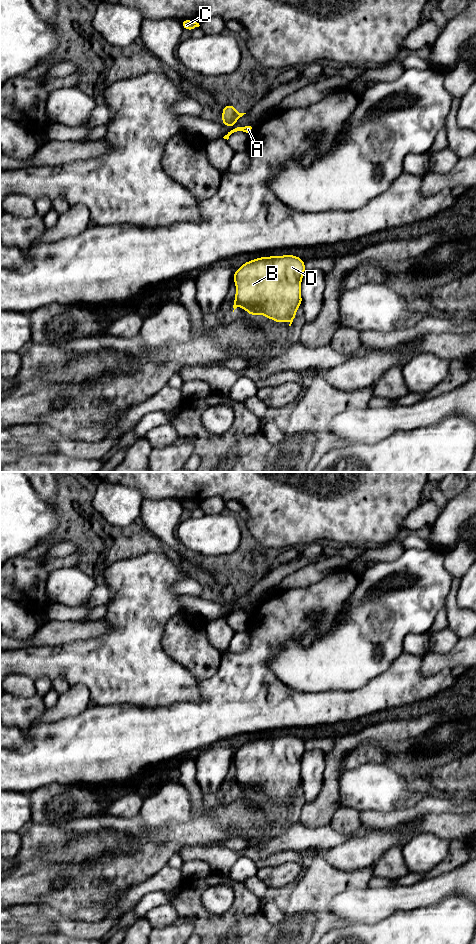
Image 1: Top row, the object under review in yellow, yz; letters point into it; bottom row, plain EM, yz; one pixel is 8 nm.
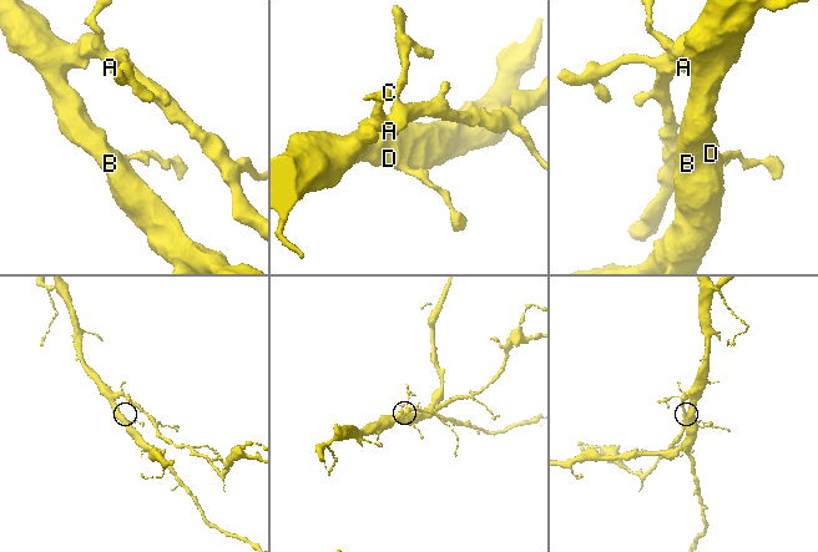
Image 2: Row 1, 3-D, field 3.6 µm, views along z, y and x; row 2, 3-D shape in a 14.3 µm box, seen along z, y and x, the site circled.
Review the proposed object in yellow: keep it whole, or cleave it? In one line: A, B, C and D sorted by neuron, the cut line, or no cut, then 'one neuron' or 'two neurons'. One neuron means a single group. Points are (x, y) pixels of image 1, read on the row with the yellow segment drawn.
groups A B C D; cut none; one neuron

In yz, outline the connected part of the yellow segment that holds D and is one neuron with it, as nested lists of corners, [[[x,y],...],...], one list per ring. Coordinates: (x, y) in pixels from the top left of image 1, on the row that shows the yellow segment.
[[[294,255],[264,256],[244,263],[234,271],[234,310],[240,306],[248,315],[262,314],[278,323],[289,321],[291,326],[297,309],[302,304],[300,288],[304,272],[304,261]]]

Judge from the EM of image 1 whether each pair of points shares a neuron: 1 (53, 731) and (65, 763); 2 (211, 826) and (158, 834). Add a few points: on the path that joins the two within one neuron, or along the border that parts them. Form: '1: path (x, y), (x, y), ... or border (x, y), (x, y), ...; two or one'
1: path (54, 739), (54, 744), (65, 755); one
2: path (198, 831), (171, 834); one

